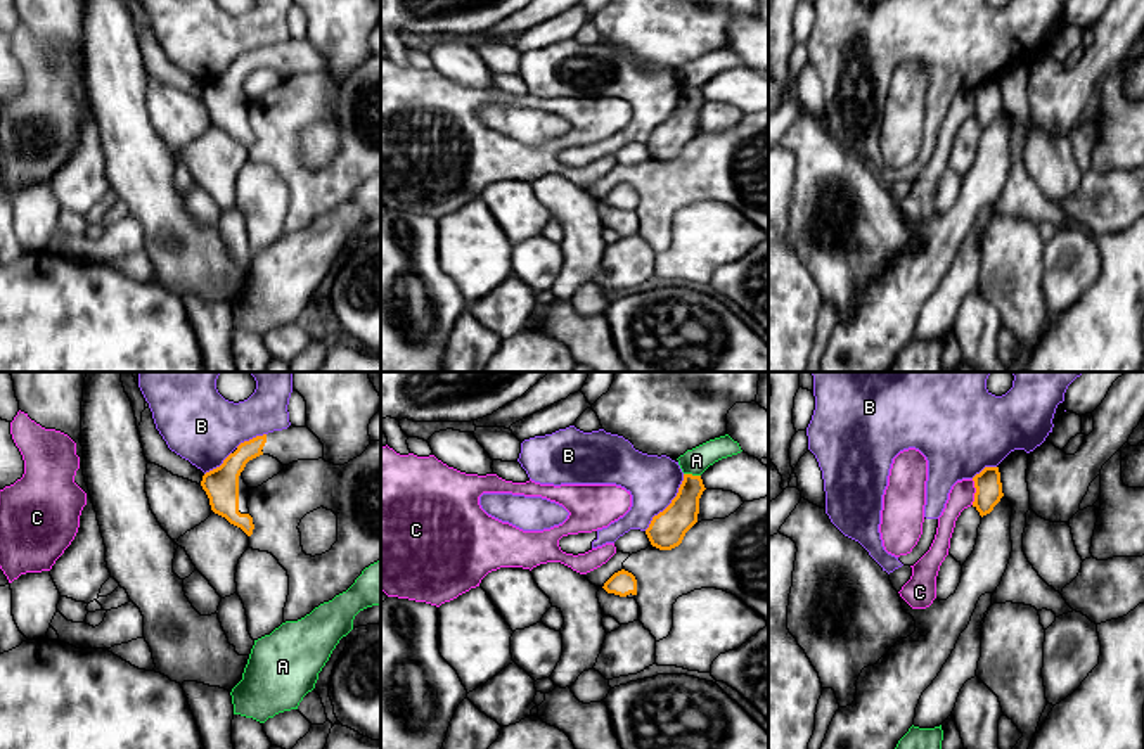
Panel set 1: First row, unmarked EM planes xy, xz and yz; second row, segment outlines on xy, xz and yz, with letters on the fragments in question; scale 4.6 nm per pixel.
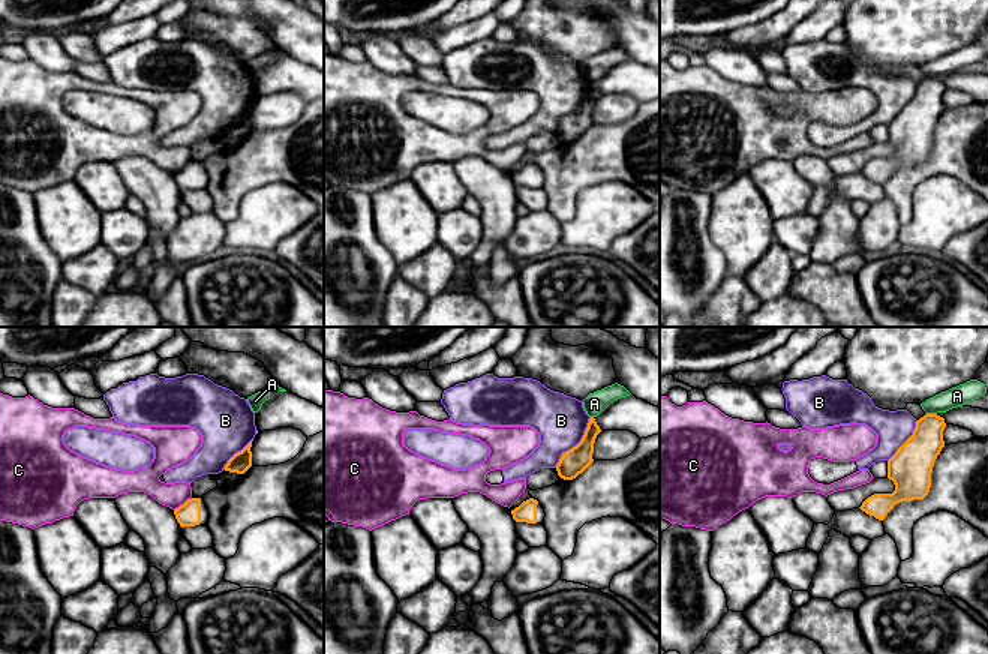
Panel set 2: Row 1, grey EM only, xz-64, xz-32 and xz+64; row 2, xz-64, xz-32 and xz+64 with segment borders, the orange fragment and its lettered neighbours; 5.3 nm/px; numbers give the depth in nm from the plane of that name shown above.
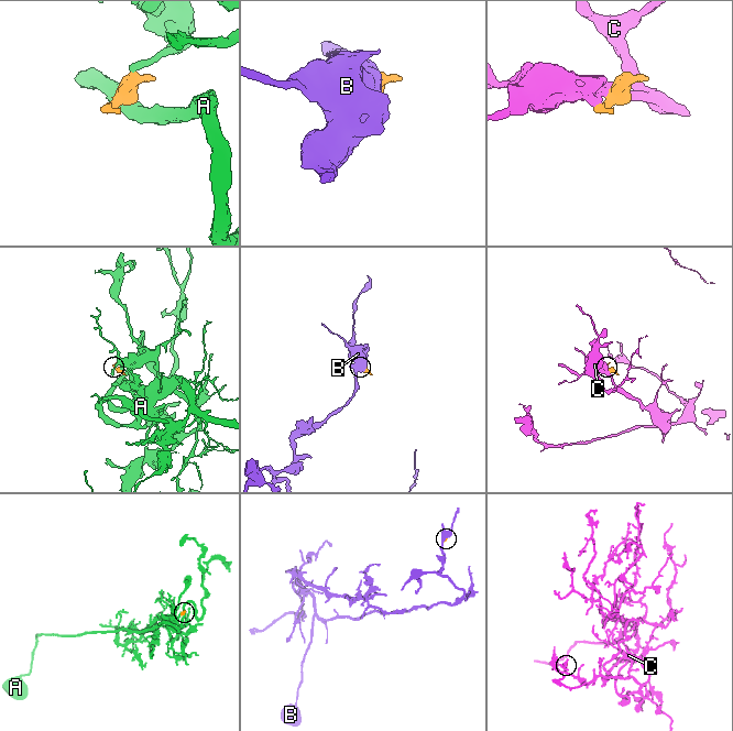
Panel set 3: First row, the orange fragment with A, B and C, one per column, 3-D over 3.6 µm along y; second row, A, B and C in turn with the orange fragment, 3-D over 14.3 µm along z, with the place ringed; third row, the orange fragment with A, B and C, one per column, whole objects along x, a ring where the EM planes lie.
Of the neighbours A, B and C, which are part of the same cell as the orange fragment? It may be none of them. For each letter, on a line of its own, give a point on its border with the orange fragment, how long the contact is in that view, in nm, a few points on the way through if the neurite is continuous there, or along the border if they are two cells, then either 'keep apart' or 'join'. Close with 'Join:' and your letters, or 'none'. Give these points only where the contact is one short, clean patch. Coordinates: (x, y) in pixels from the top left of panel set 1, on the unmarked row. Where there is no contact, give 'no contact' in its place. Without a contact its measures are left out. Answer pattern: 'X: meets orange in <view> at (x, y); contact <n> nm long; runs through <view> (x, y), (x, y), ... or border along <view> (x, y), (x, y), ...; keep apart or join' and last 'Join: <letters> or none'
A: meets orange in xz at (691, 87); contact 80 nm long; border along xz (684, 85), (700, 89); keep apart
B: meets orange in xz at (670, 116); contact 320 nm long; keep apart
C: meets orange in yz at (976, 104); contact 120 nm long; keep apart
Join: none

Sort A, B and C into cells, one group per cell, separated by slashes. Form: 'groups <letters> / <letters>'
groups A / B / C

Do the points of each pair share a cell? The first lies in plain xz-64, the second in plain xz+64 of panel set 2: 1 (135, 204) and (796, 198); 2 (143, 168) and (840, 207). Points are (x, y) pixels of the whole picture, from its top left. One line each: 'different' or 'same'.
1: different
2: same

